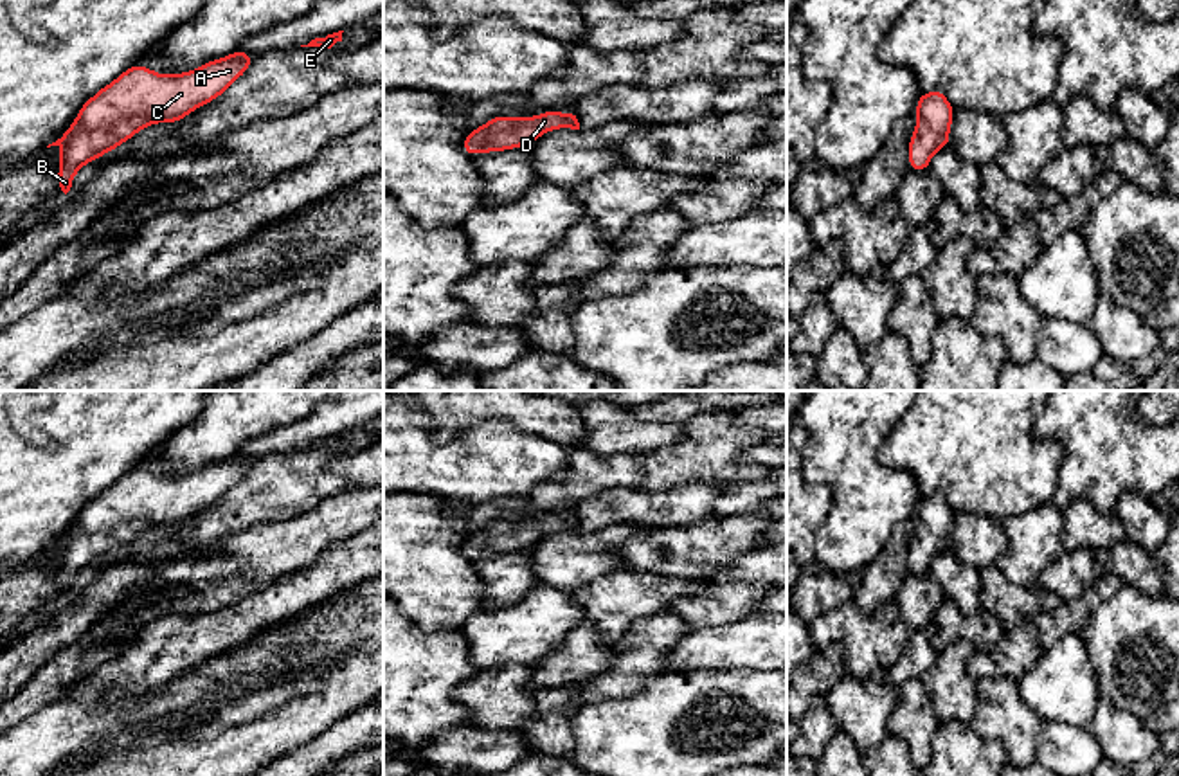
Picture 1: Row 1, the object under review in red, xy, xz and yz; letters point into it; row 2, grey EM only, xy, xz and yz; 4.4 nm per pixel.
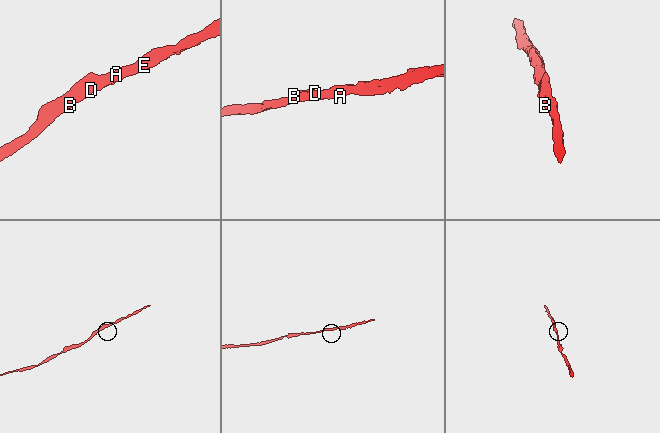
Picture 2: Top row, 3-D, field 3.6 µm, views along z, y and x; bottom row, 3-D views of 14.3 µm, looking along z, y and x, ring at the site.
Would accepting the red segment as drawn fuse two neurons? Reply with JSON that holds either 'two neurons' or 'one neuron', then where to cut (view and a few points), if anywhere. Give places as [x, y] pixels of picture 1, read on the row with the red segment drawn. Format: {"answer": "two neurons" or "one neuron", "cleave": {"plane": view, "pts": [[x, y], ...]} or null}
{"answer": "one neuron", "cleave": null}

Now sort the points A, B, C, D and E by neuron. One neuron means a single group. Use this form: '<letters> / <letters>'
A B C D E

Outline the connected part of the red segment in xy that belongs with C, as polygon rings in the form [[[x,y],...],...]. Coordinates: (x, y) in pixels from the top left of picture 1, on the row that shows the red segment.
[[[236,50],[230,56],[207,61],[205,65],[182,74],[158,74],[140,63],[124,70],[81,106],[74,124],[65,130],[61,139],[47,146],[61,146],[58,169],[61,191],[65,194],[70,191],[74,176],[85,164],[119,148],[137,131],[157,122],[173,124],[193,113],[196,108],[218,99],[238,77],[248,70],[252,59],[252,54]]]

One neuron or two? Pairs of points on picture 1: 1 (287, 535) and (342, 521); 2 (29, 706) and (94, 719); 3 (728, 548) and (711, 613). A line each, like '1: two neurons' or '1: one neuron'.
1: one neuron
2: two neurons
3: two neurons

